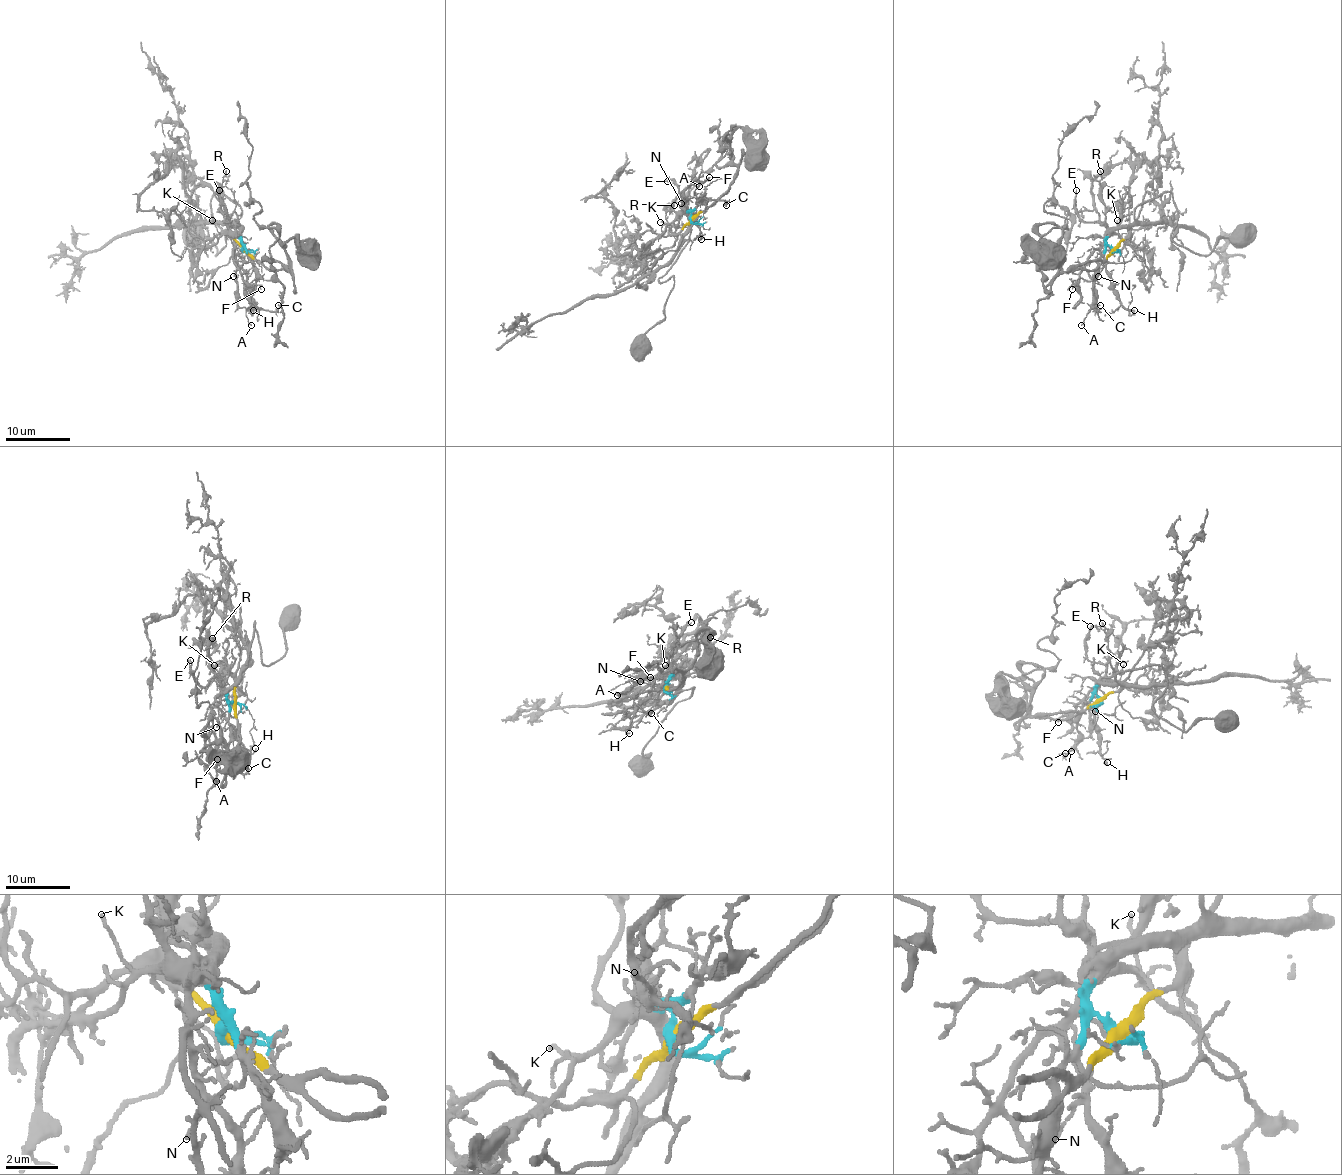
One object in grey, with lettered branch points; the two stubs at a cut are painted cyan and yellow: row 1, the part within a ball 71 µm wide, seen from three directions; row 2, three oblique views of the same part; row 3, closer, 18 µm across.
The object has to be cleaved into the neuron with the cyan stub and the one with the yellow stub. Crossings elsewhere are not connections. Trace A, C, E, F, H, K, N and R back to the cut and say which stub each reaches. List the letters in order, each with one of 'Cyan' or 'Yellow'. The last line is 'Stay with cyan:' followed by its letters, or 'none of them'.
A: Cyan
C: Cyan
E: Cyan
F: Cyan
H: Cyan
K: Cyan
N: Cyan
R: Cyan
Stay with cyan: A, C, E, F, H, K, N, R

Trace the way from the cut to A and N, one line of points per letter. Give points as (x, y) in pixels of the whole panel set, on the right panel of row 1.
A: (1114, 249), (1106, 248), (1094, 279), (1093, 304), (1081, 325)
N: (1114, 249), (1107, 238), (1101, 248), (1104, 267), (1098, 275)

